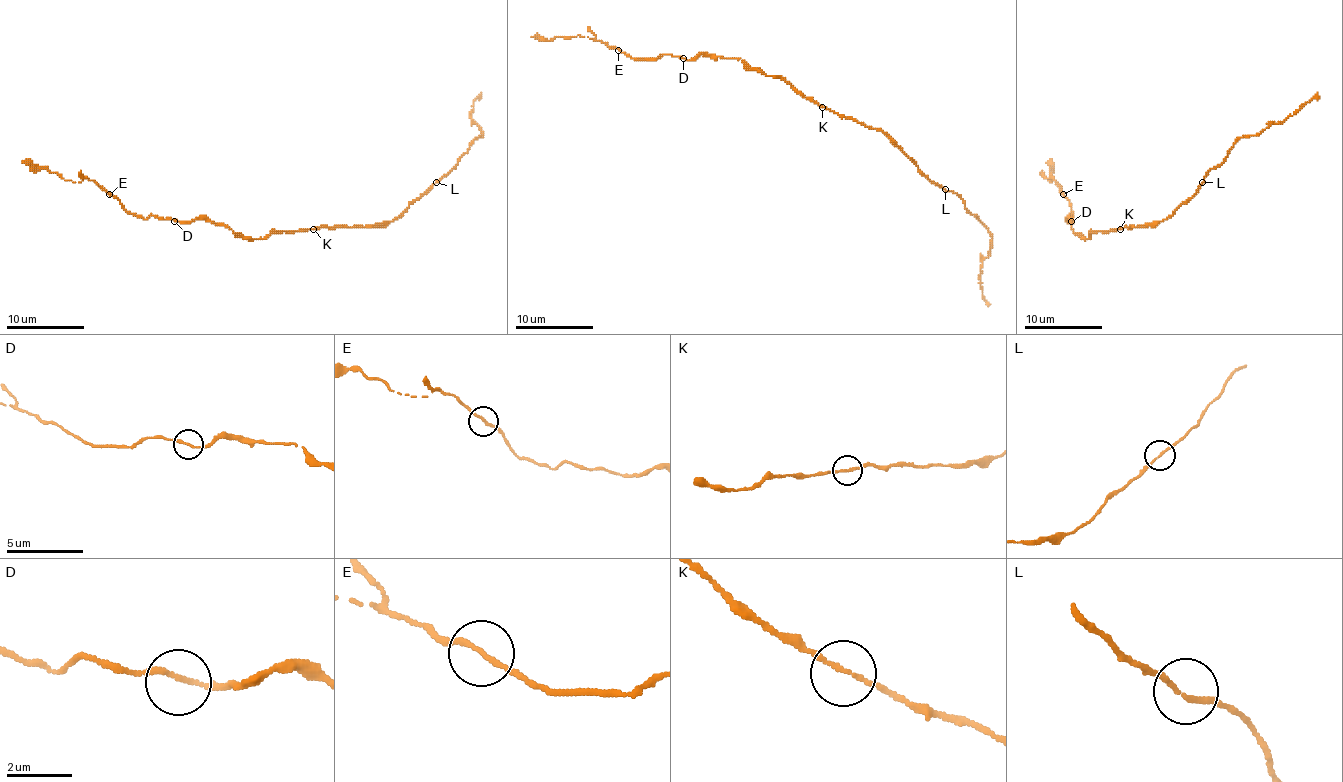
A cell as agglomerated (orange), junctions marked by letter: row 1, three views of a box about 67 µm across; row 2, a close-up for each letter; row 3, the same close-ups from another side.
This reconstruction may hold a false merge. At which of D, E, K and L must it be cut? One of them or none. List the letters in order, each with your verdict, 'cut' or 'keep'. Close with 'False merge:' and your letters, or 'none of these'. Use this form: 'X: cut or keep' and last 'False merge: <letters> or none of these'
D: keep
E: keep
K: keep
L: keep
False merge: none of these

